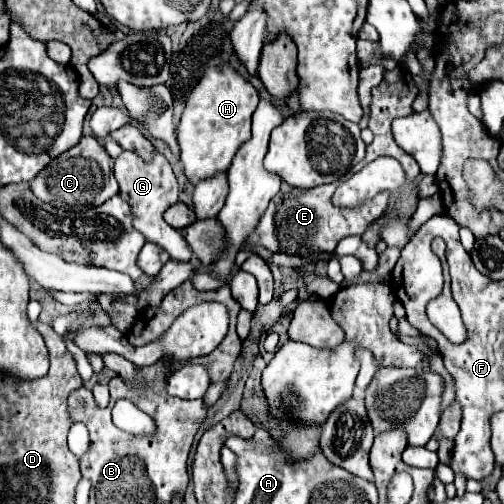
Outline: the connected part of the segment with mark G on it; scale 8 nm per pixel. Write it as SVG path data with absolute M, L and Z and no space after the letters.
M123 151L117 159L115 159L115 179L119 183L119 195L131 205L131 213L133 213L133 225L137 231L143 233L143 237L147 241L153 241L157 245L161 245L171 259L179 259L179 261L189 261L191 259L191 249L187 247L187 241L183 239L181 231L173 229L171 225L165 223L163 213L177 203L177 179L171 171L169 161L155 151L151 161L143 161L137 153L133 151Z

